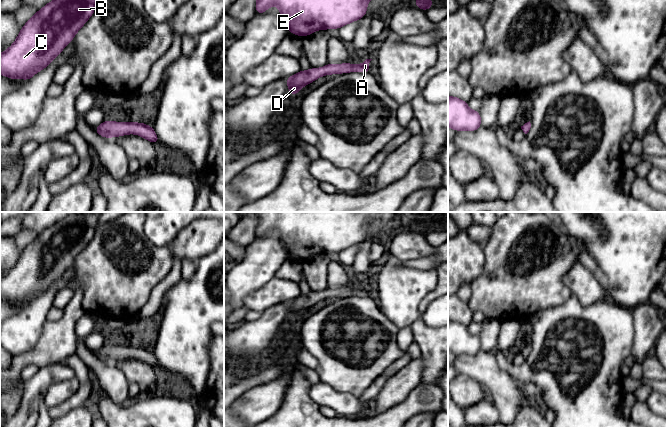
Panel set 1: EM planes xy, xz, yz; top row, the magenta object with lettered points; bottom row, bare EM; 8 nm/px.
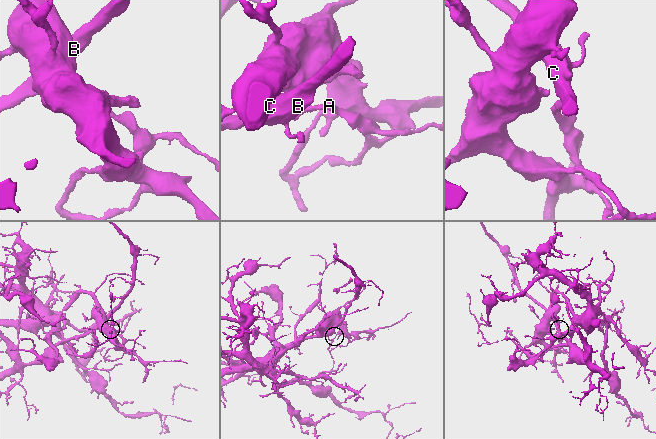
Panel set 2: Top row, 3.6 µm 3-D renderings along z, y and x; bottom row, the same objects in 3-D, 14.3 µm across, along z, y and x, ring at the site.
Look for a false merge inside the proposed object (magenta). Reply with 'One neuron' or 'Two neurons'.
Two neurons

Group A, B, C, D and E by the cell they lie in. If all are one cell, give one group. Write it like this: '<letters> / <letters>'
A E / B C D

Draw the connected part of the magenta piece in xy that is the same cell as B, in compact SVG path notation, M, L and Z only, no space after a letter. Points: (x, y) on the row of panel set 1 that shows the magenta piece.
M53 0L30 18L15 42L0 54L0 74L11 79L29 81L46 68L94 13L99 0Z

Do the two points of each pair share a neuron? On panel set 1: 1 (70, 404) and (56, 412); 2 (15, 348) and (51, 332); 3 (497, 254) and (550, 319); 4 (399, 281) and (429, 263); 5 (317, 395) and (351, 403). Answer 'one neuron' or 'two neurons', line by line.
1: one neuron
2: two neurons
3: two neurons
4: two neurons
5: one neuron

